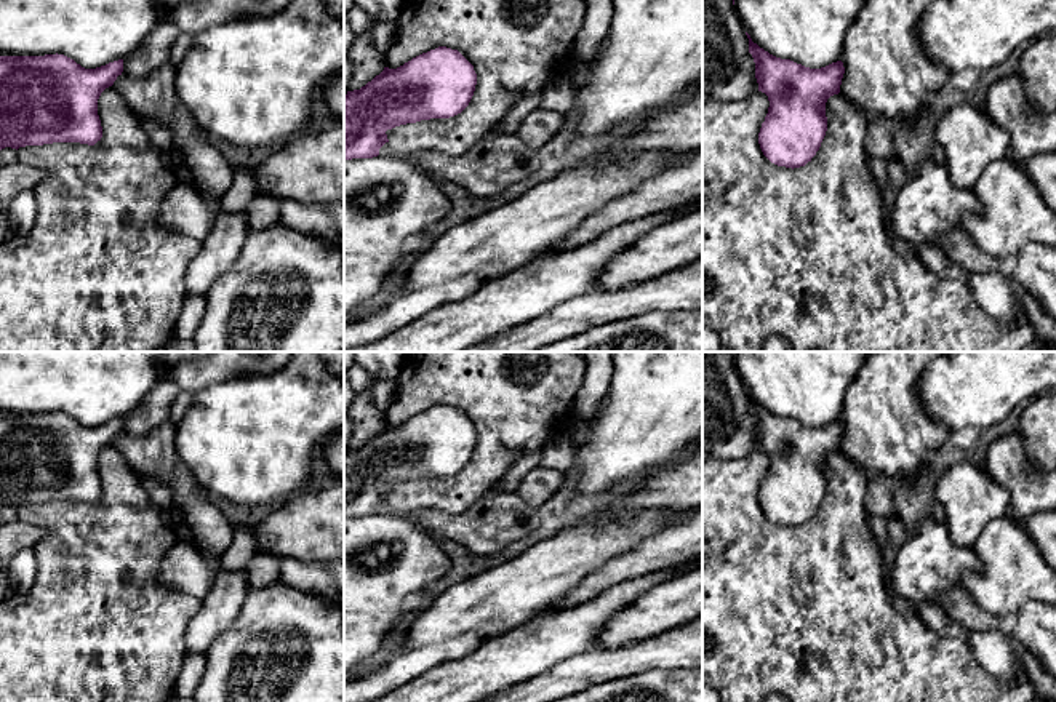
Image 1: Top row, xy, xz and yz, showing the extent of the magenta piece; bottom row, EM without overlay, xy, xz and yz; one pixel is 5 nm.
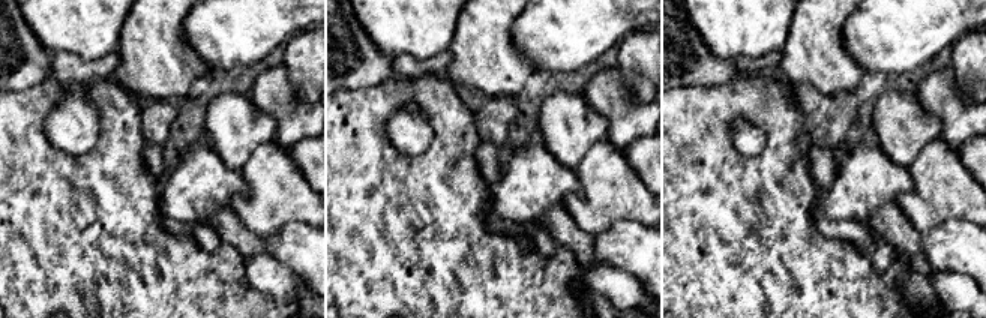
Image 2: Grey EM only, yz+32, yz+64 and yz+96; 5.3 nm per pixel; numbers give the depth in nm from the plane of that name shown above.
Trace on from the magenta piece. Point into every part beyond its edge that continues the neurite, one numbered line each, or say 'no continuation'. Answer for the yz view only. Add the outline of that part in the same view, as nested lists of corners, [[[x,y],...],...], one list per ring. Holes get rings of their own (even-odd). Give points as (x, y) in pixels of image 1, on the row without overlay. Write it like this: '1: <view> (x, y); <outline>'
no continuation

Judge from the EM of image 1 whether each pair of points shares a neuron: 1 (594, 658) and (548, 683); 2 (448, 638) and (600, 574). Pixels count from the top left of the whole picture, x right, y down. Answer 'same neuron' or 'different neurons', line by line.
1: same neuron
2: different neurons

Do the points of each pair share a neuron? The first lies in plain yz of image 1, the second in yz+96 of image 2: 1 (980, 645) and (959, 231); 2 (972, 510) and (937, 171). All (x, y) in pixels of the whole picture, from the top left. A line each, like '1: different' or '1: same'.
1: different
2: different

